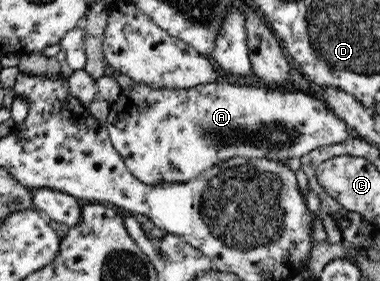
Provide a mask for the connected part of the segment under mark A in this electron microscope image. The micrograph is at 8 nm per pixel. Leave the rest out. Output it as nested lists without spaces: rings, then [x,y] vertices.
[[[224,81],[205,83],[192,86],[191,88],[182,89],[154,89],[149,85],[135,82],[132,87],[124,89],[120,96],[117,97],[116,103],[113,104],[115,109],[108,115],[106,123],[107,132],[111,139],[114,149],[122,156],[125,161],[127,170],[140,182],[146,185],[160,186],[162,184],[179,184],[185,181],[190,181],[198,177],[202,172],[210,169],[216,163],[226,161],[231,157],[246,157],[246,158],[268,158],[278,162],[286,162],[290,157],[302,157],[310,153],[313,149],[341,144],[348,139],[348,131],[346,130],[346,122],[336,117],[333,111],[328,107],[325,101],[317,99],[315,95],[293,87],[254,87],[254,86],[239,86],[238,83],[224,83]]]

